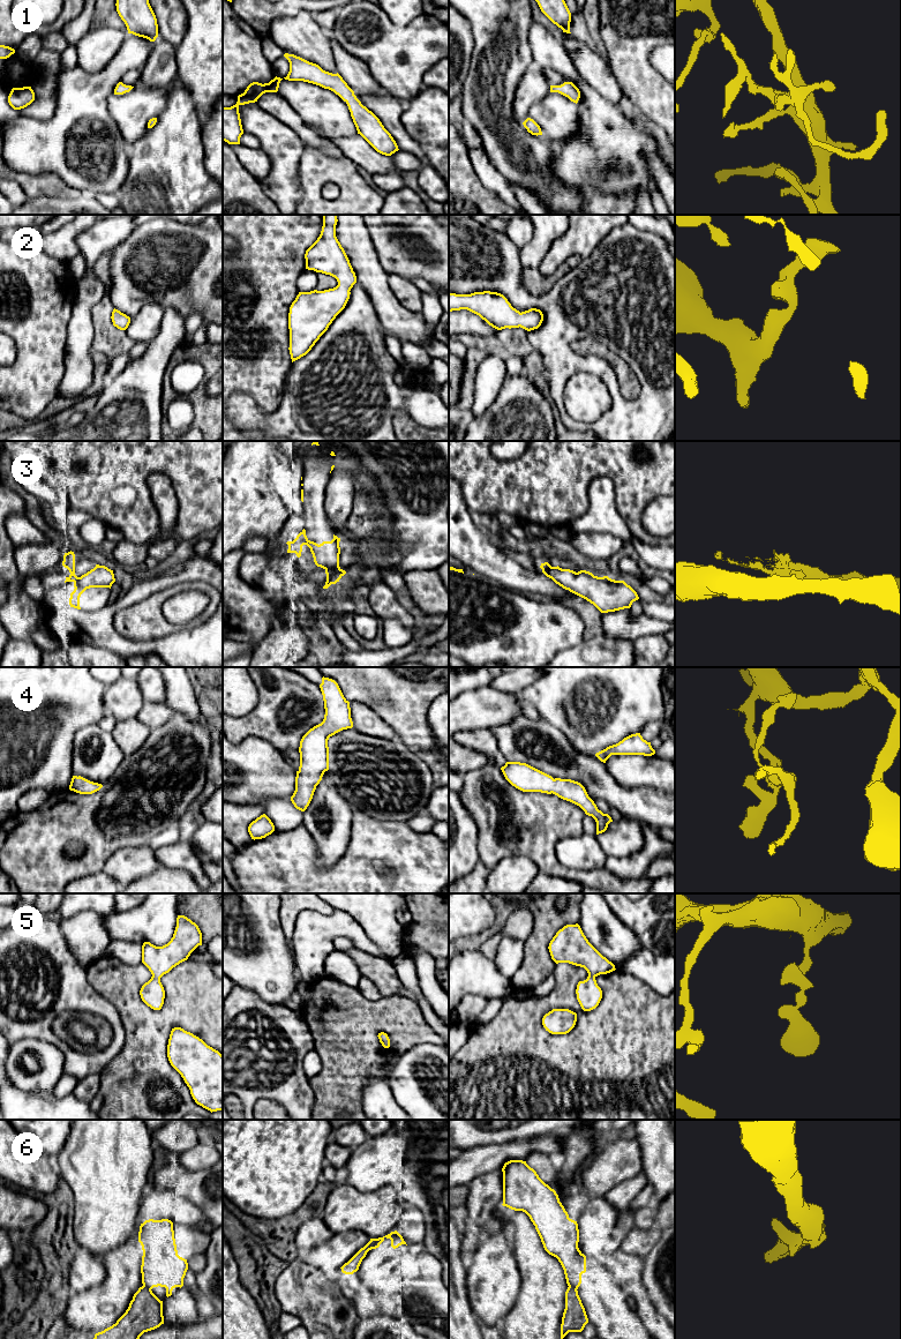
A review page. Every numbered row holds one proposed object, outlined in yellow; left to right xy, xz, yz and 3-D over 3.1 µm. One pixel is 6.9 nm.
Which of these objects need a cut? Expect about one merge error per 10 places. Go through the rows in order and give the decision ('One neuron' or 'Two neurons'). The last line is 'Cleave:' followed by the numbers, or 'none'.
1: One neuron
2: One neuron
3: One neuron
4: One neuron
5: One neuron
6: Two neurons
Cleave: 6

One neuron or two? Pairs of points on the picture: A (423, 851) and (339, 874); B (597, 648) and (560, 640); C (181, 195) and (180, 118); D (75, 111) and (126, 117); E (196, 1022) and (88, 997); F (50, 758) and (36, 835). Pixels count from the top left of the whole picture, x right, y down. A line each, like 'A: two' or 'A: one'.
A: one
B: two
C: one
D: two
E: two
F: two

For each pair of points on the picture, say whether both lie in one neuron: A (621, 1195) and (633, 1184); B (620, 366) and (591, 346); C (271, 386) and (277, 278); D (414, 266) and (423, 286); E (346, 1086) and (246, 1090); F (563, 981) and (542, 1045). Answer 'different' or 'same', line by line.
A: same
B: same
C: same
D: different
E: different
F: same

